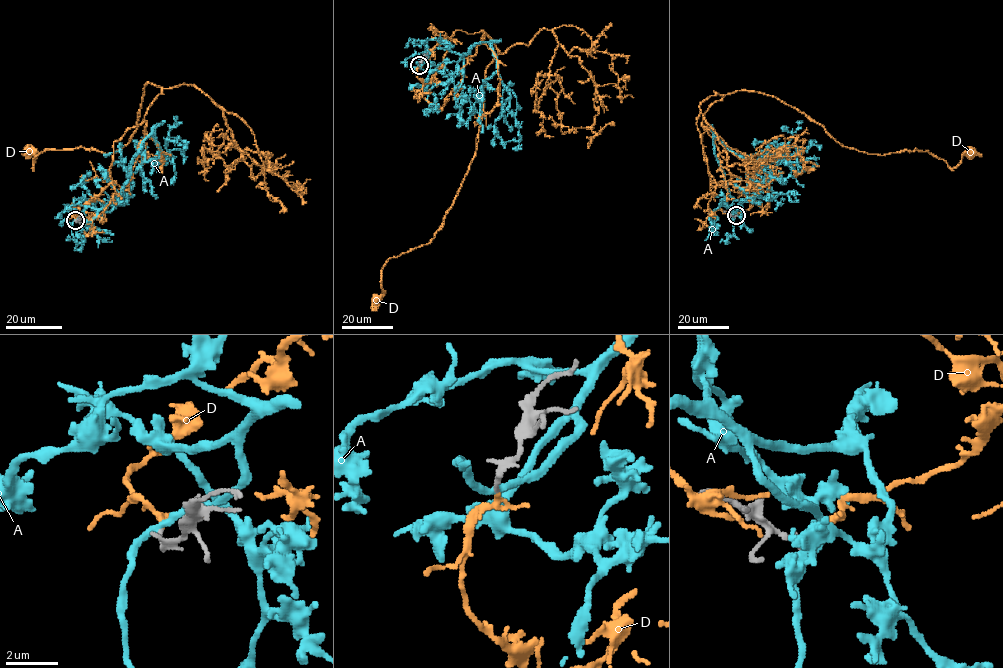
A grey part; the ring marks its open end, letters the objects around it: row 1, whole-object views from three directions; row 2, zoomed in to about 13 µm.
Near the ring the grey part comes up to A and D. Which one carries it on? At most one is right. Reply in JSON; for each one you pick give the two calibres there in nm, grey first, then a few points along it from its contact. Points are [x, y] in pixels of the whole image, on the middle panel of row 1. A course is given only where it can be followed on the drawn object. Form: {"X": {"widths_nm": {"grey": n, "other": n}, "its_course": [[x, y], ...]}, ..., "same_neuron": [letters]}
{"D": {"widths_nm": {"grey": 180, "other": 190}, "its_course": [[419, 65], [428, 83], [456, 30], [483, 31], [497, 50], [475, 154], [443, 224], [388, 259], [377, 299]]}, "same_neuron": ["D"]}

